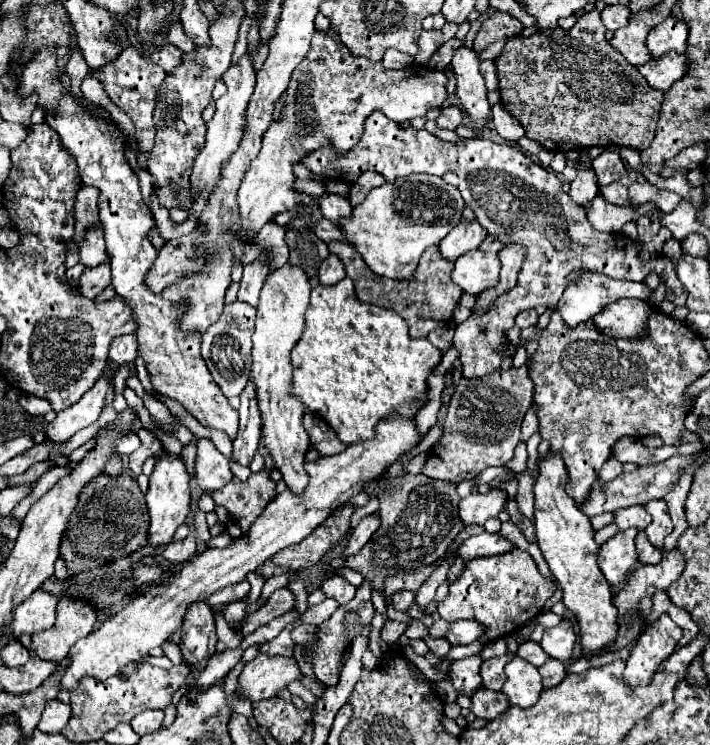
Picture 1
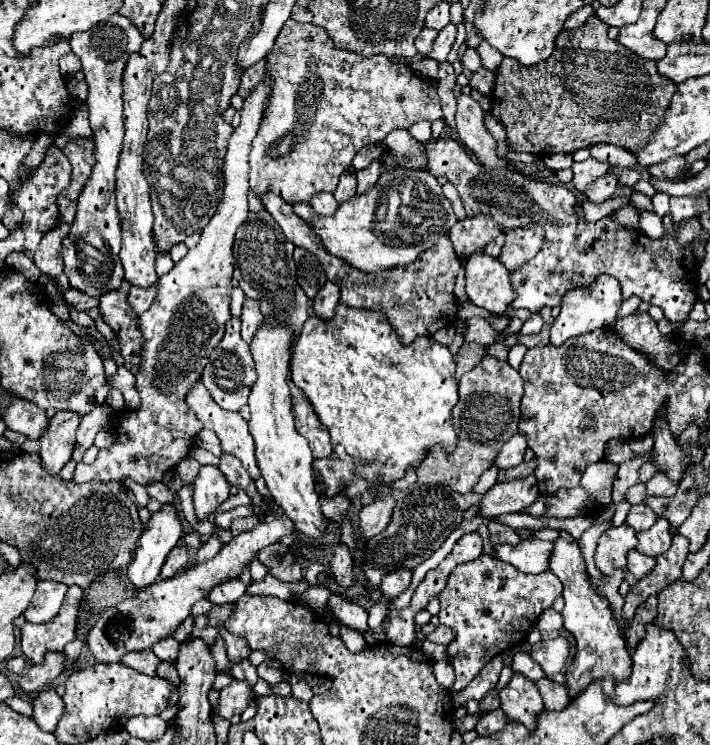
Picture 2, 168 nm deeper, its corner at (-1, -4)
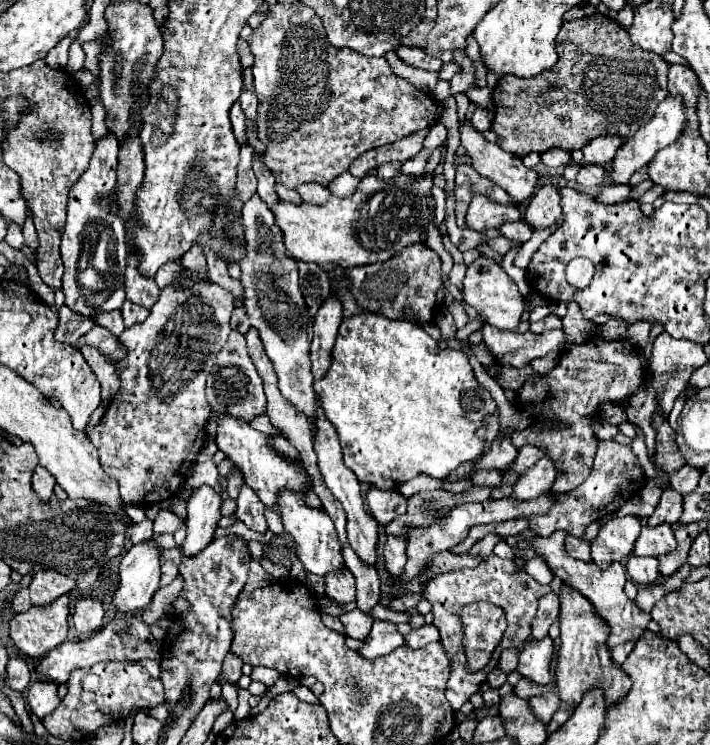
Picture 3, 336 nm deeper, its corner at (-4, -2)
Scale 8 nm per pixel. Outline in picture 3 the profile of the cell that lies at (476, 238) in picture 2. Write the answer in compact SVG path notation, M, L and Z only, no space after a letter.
M476 194L472 198L468 214L466 214L466 228L484 232L484 230L490 230L490 228L498 228L504 222L520 220L522 212L520 210L514 212L514 210L516 210L514 206L502 206L502 204L488 200L486 196Z

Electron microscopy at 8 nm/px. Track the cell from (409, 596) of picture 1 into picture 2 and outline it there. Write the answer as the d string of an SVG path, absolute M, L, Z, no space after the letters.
M409 568L393 570L387 576L383 576L383 580L381 580L381 592L385 596L397 598L409 586L409 582L411 582L411 570Z

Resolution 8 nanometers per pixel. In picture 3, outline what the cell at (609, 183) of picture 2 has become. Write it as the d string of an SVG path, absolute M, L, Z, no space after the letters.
M582 166L576 182L588 192L596 192L608 182L608 170L604 170L602 166Z

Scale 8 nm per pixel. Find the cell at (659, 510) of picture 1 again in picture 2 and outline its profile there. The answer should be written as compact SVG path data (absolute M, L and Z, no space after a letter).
M659 518L649 530L639 532L637 540L639 540L637 550L641 554L645 554L645 556L653 556L655 558L655 556L667 552L669 546L671 546L671 534L669 534L667 520Z

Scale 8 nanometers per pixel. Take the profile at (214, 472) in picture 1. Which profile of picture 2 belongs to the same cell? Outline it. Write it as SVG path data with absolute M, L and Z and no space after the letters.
M203 466L193 486L195 486L193 504L199 522L205 520L209 514L213 514L229 498L231 488L227 486L227 480L223 480L223 474L215 466Z

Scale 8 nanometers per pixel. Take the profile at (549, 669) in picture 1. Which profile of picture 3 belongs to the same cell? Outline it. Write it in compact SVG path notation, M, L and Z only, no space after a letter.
M550 692L550 694L544 694L544 696L534 696L534 698L530 698L528 702L530 702L534 714L536 714L544 724L548 724L548 722L552 720L552 716L556 714L556 710L558 710L558 706L560 706L562 700L556 696L556 692Z

